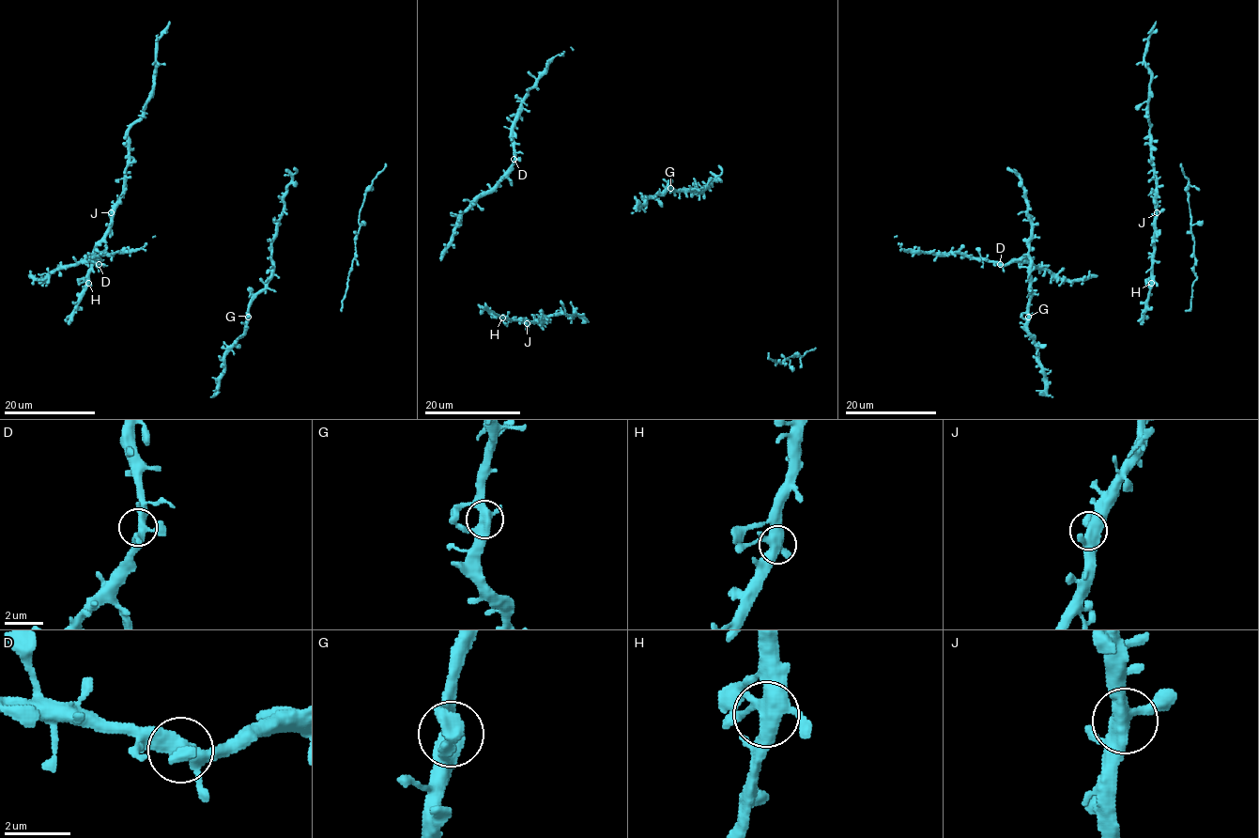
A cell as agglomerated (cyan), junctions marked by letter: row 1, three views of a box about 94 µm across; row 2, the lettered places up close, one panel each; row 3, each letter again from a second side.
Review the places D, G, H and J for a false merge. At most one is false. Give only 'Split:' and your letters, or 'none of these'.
Split: none of these

